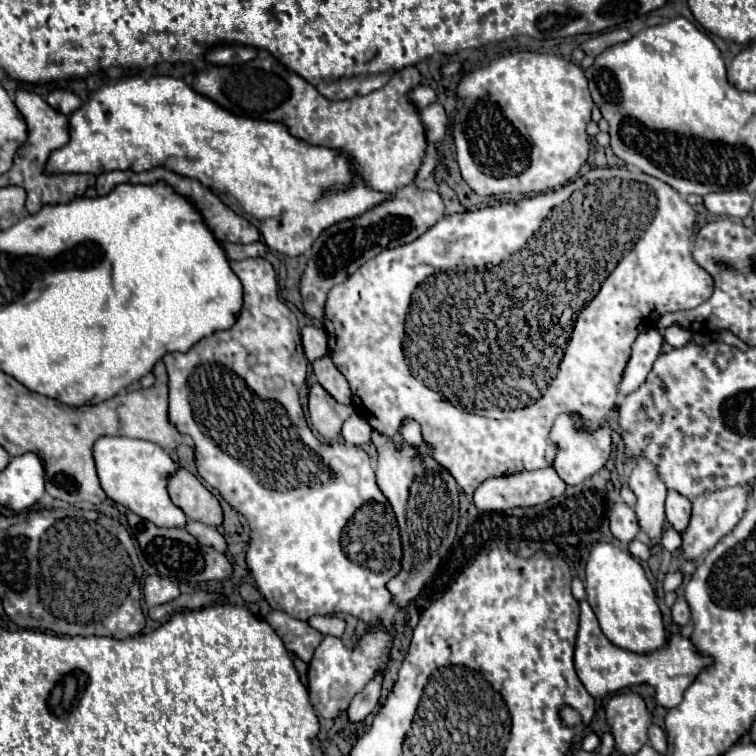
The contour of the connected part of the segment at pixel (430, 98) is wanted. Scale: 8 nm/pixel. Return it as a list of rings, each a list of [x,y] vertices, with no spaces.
[[[419,85],[419,87],[415,87],[415,89],[411,91],[411,99],[413,99],[413,103],[415,103],[419,109],[425,109],[425,107],[429,107],[431,103],[435,103],[437,93],[435,93],[431,87]]]

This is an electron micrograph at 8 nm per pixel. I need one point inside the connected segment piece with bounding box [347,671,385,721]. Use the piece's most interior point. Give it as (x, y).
(364, 702)

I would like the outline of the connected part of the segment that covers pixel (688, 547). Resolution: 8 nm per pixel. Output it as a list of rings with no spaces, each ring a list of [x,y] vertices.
[[[751,485],[747,487],[733,487],[733,489],[721,489],[713,493],[705,493],[701,497],[695,497],[693,503],[693,513],[691,513],[691,523],[687,531],[683,533],[683,555],[685,559],[697,559],[701,557],[707,549],[711,549],[723,535],[731,533],[733,527],[739,523],[739,519],[745,513],[747,501],[749,501]]]

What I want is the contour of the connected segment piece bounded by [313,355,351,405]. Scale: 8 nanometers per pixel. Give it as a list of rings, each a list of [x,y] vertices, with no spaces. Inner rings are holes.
[[[325,355],[317,361],[313,361],[313,373],[317,377],[317,381],[321,383],[321,387],[339,403],[343,405],[351,405],[351,391],[349,385],[345,381],[345,377],[337,371],[337,367],[333,365],[333,361]]]

